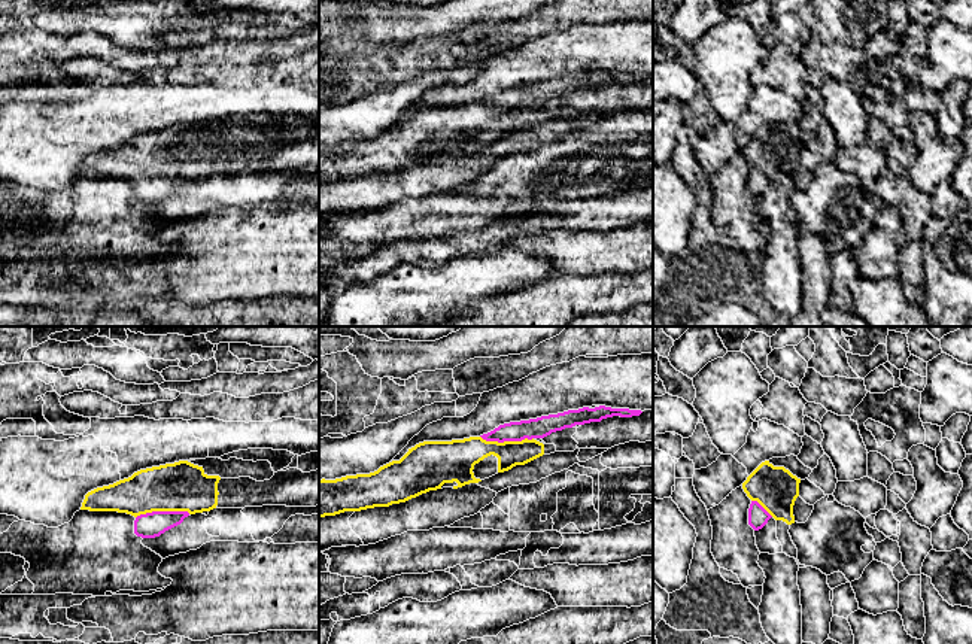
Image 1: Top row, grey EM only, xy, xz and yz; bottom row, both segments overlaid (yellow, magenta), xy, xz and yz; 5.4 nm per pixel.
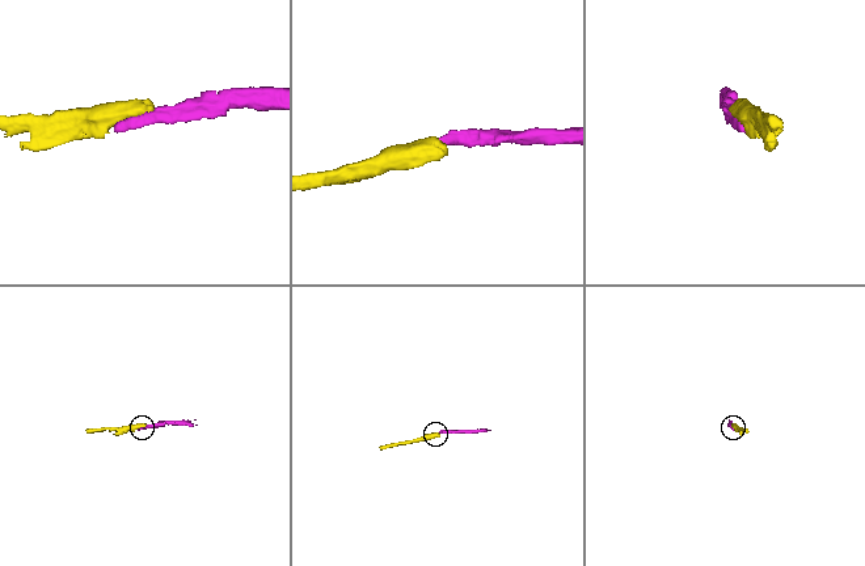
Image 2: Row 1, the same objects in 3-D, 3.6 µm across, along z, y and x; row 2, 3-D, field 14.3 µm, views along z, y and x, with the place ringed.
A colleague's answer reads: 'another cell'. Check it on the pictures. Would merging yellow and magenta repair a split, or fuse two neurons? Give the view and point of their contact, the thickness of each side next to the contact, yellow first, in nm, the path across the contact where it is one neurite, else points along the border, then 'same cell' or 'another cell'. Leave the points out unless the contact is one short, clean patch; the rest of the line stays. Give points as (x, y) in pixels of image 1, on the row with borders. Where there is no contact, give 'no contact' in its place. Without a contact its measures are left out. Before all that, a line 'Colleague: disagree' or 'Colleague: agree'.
Colleague: disagree
meets yellow in xy at (163, 510); 280 nm thick on the yellow side, 140 nm on the other; runs through xy (182, 486), (163, 510), (149, 525); same cell

